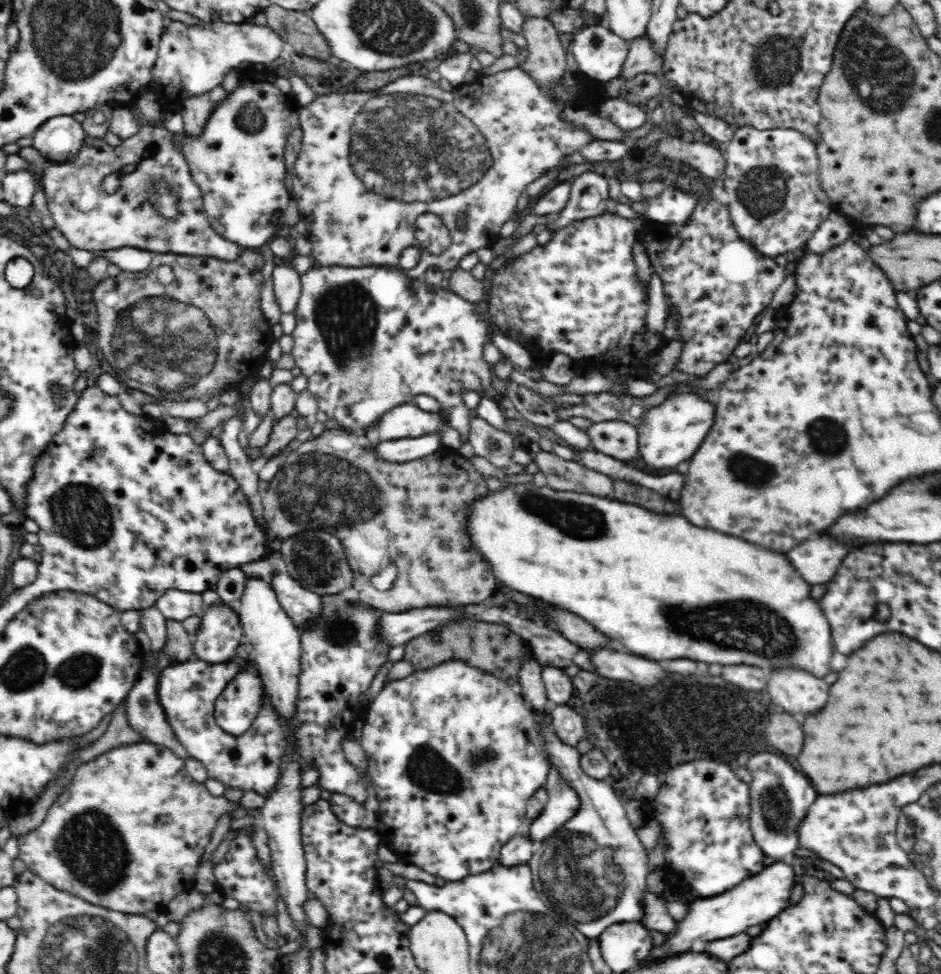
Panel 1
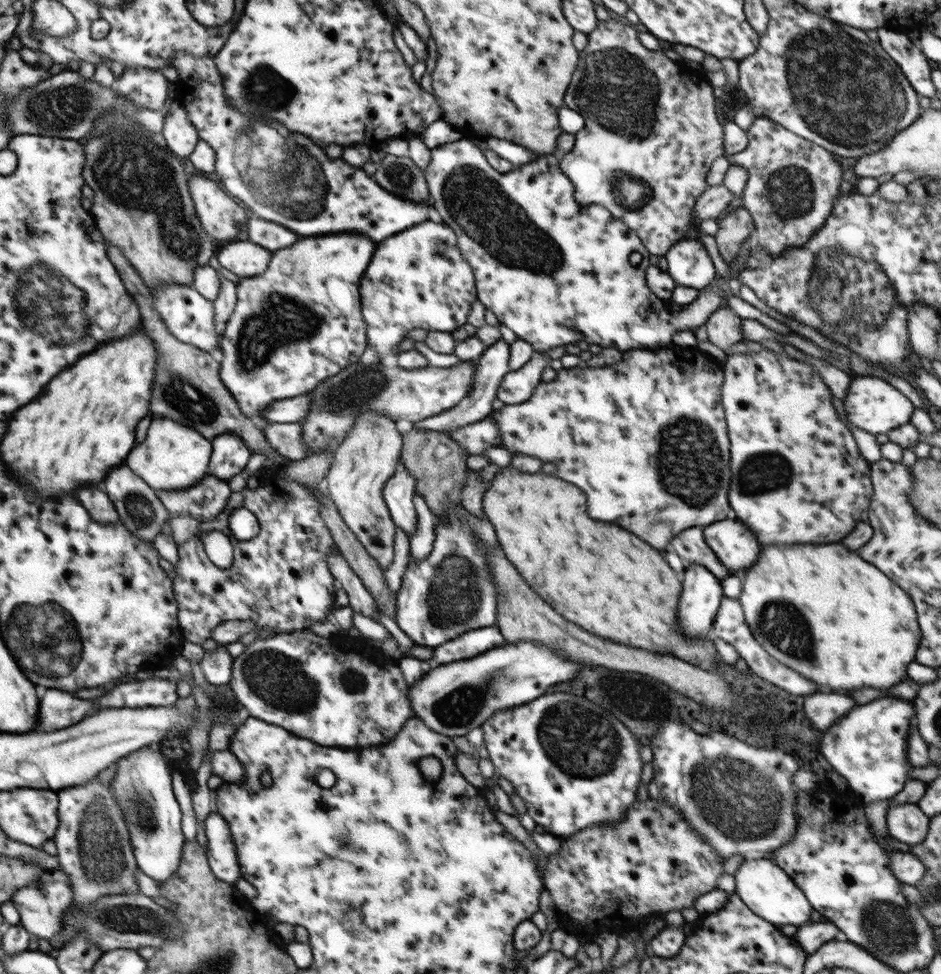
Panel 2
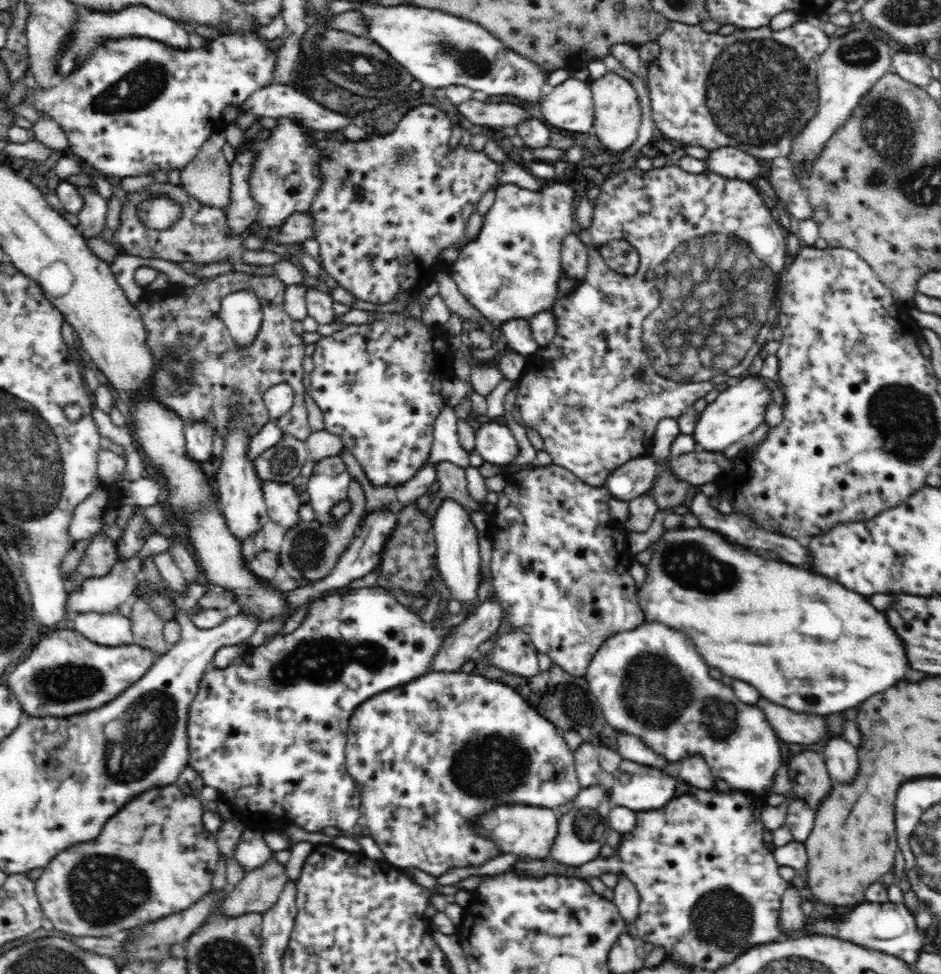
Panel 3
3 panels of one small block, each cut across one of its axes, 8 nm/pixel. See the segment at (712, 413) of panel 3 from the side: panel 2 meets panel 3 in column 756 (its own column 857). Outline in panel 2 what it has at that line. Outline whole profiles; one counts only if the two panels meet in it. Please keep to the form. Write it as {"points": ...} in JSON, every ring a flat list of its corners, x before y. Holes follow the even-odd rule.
{"points":[[874,375,853,376,844,400,846,418,854,426,870,432,870,434,887,434,891,430,910,423,915,411,912,402,889,382]]}

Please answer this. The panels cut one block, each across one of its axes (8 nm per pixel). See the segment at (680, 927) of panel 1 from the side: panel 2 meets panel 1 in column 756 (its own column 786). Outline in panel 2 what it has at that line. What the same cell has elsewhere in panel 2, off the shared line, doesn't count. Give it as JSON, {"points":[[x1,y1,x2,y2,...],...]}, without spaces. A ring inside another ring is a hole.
{"points":[[762,856,746,857,733,876,735,893,752,912,764,918,765,921,777,926,791,924,798,928,807,922,812,922,810,914,812,914,813,906,810,901,792,878,772,860,767,860]]}

